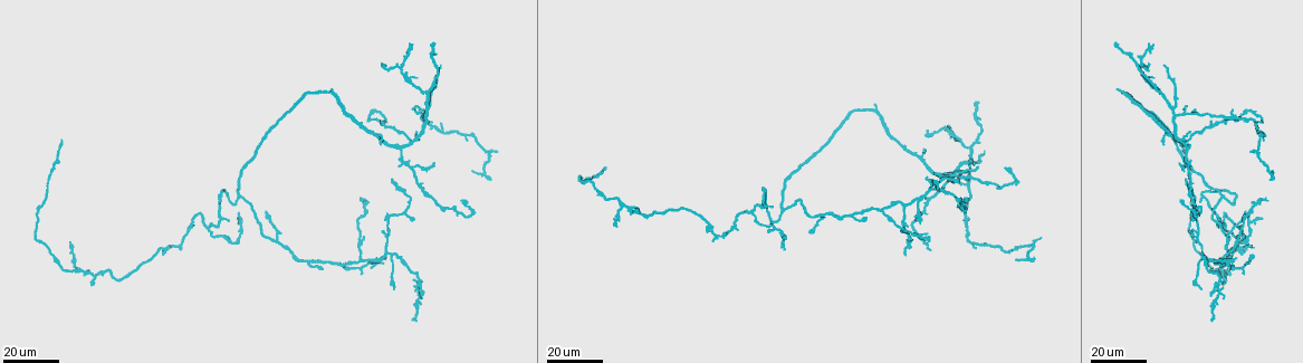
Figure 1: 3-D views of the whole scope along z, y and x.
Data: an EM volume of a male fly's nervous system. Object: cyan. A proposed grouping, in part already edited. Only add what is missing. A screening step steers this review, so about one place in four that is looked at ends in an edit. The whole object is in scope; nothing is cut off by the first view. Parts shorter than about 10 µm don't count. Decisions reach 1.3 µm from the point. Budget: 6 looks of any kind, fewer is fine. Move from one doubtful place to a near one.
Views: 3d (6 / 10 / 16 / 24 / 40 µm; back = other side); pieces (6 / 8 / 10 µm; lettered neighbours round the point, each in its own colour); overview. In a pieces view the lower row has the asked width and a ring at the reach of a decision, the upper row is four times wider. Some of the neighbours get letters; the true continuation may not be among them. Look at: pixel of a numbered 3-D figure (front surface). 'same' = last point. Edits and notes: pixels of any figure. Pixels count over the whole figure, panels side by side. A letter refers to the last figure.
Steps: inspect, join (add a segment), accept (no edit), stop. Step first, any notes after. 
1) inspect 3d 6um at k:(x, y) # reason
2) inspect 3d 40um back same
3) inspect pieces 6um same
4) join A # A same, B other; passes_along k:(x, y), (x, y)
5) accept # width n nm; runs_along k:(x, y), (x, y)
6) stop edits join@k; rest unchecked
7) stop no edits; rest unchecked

inspect 3d 16um at 1:(1119, 90) # branch stops here

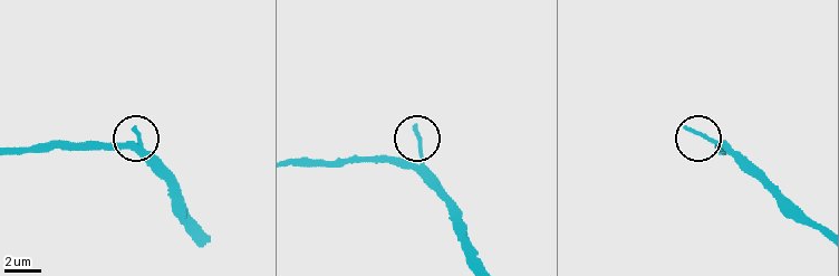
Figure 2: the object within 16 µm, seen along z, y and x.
inspect pieces 8um at 2:(685, 130)

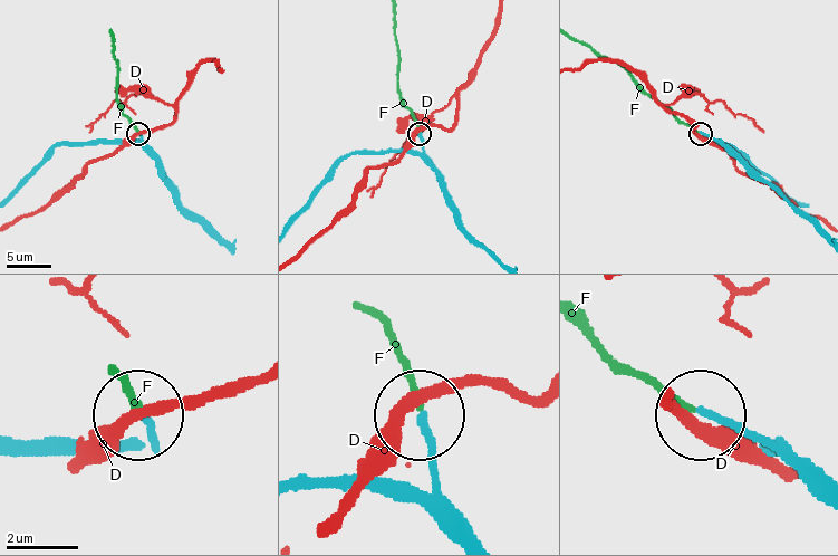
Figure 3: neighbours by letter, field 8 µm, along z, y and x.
join F # D other, F same; the cell continues

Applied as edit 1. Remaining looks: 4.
inspect 3d 24um at 1:(1245, 251) # free end

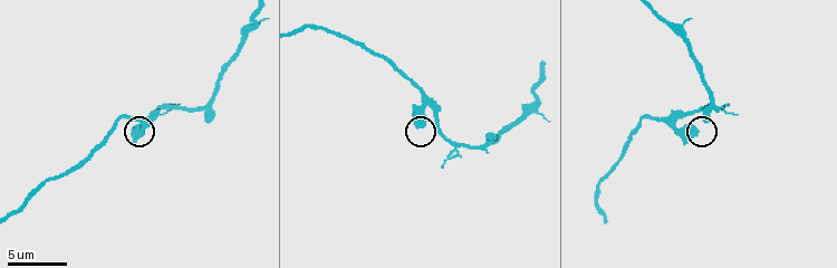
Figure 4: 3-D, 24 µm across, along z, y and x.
inspect pieces 6um at 4:(415, 128)

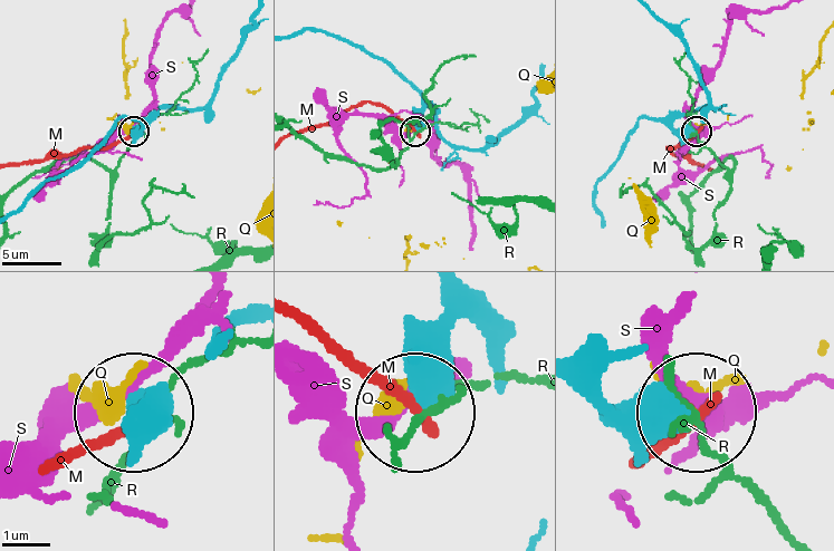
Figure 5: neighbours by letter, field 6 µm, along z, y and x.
accept # M other, Q other, R other, S other; runs_along 5:(488, 342), (465, 319), (444, 330), (424, 411); none of them fits

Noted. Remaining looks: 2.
inspect 3d 16um at 1:(1114, 43)

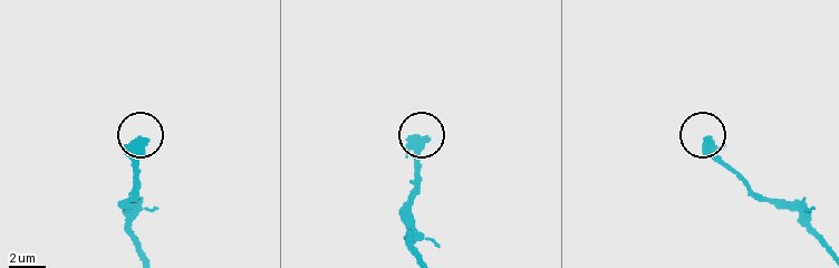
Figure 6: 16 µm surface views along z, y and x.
inspect pieces 8um at 6:(139, 139)

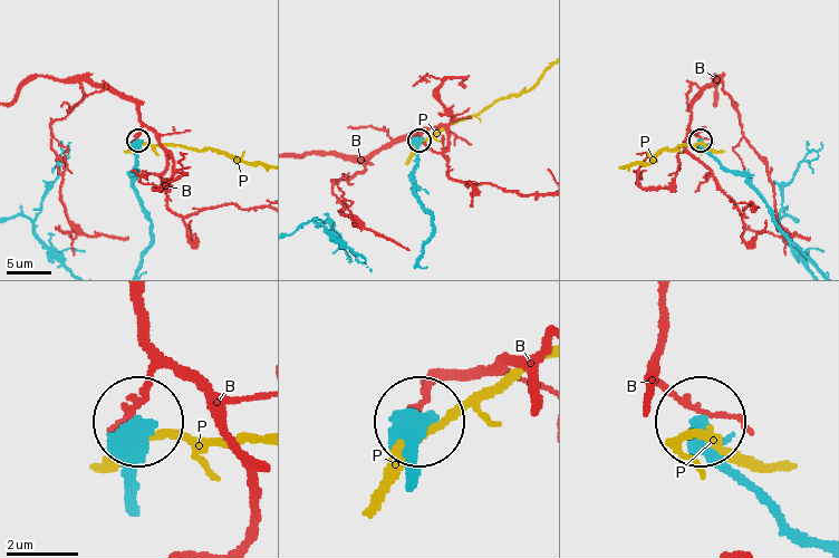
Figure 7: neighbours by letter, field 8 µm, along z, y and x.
accept # B other, P other; runs_along 7:(808, 540), (703, 426); none of them fits

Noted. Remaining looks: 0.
stop edits join@3; rest unchecked

